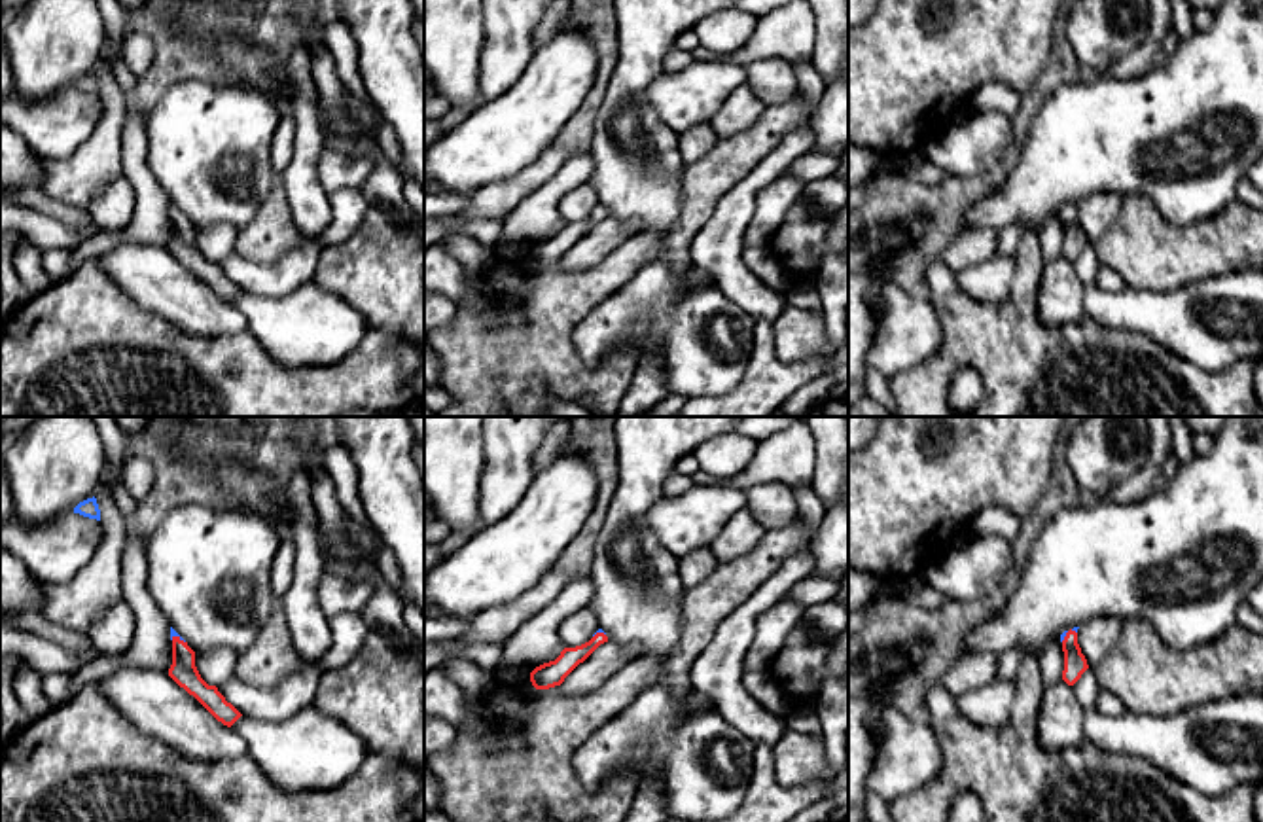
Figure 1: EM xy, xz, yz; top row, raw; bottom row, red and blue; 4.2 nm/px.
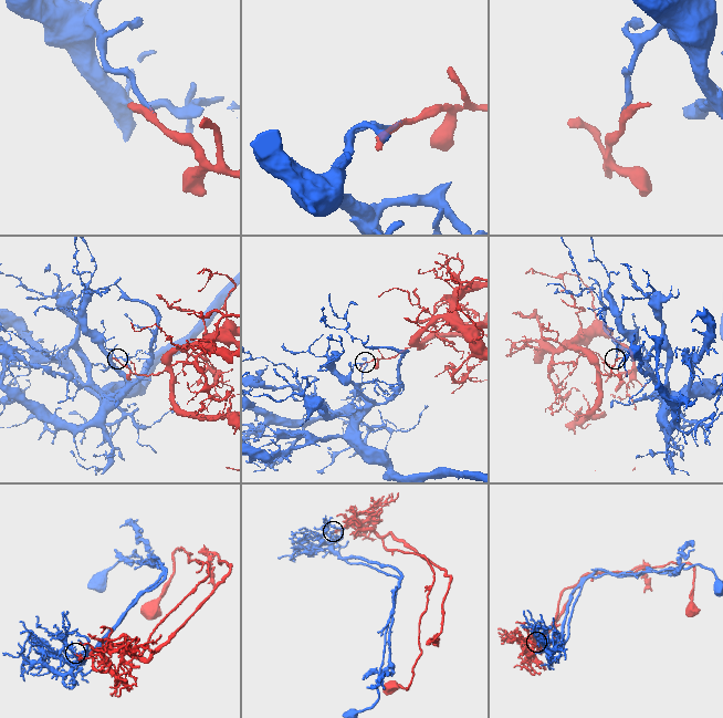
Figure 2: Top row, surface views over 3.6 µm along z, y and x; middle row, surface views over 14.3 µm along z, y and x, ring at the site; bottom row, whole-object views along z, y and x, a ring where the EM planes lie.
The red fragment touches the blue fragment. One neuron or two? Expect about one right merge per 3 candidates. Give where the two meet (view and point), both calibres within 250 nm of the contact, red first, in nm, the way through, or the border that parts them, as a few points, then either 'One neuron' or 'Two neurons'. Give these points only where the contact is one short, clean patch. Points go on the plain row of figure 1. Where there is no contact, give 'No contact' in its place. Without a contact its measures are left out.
Touches red at xy (178, 213). Thickness 110 nm (red) against 30 nm. Boundary: xy (171, 213), (178, 213), (184, 218). Two neurons

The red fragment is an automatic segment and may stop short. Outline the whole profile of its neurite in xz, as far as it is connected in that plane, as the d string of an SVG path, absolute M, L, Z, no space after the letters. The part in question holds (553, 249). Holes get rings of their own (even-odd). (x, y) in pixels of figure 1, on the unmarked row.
M596 208L581 222L564 223L555 237L543 239L530 248L532 261L536 265L560 261L564 254L604 218L608 218L608 212L604 208Z

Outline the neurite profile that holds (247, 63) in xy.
M218 30L208 38L216 47L216 64L231 83L256 87L276 100L294 100L294 87L280 74L273 55L254 44L248 34Z

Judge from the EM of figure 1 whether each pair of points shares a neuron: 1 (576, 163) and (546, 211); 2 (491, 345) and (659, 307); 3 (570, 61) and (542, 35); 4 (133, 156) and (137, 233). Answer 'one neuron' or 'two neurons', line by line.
1: one neuron
2: two neurons
3: two neurons
4: one neuron

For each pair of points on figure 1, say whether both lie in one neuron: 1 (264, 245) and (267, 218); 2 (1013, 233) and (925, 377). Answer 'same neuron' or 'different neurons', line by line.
1: same neuron
2: different neurons

